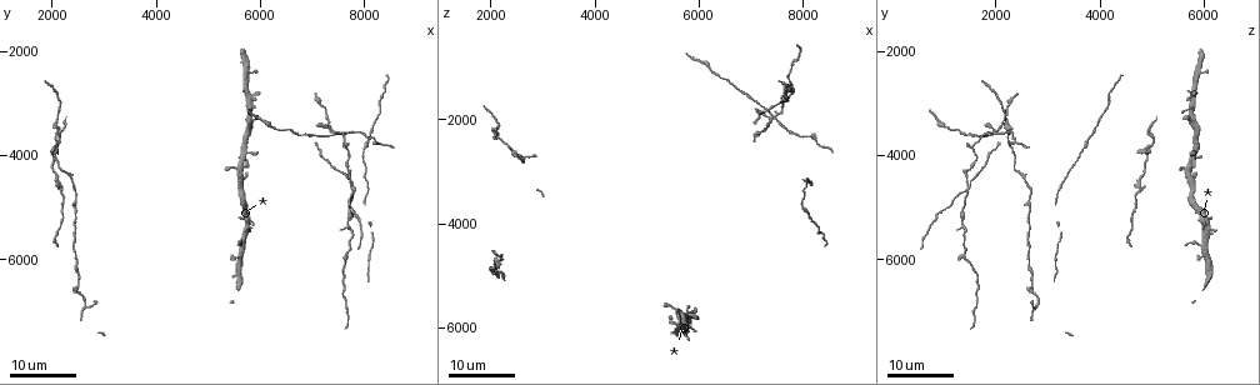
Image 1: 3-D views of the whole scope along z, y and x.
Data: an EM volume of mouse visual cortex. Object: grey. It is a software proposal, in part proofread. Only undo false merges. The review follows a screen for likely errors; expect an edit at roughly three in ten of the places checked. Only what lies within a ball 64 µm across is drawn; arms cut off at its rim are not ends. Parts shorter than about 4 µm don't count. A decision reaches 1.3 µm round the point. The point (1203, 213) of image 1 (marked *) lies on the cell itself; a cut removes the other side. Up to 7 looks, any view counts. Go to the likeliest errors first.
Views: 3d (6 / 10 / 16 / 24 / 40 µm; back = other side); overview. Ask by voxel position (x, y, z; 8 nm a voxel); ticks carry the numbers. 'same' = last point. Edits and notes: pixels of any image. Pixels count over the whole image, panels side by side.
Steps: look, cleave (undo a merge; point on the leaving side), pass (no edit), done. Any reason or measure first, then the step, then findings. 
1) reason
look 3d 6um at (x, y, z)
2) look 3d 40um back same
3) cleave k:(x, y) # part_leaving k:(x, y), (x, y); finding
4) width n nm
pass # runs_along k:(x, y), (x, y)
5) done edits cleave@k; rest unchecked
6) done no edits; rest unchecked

side arm on a straight run
look 3d 24um at (7750, 4550, 1450)

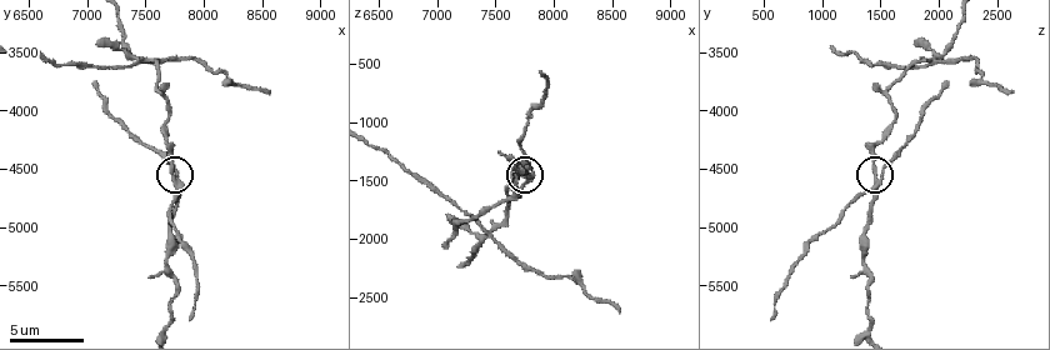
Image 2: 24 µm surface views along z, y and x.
look 3d 6um at (7780, 4560, 1520)

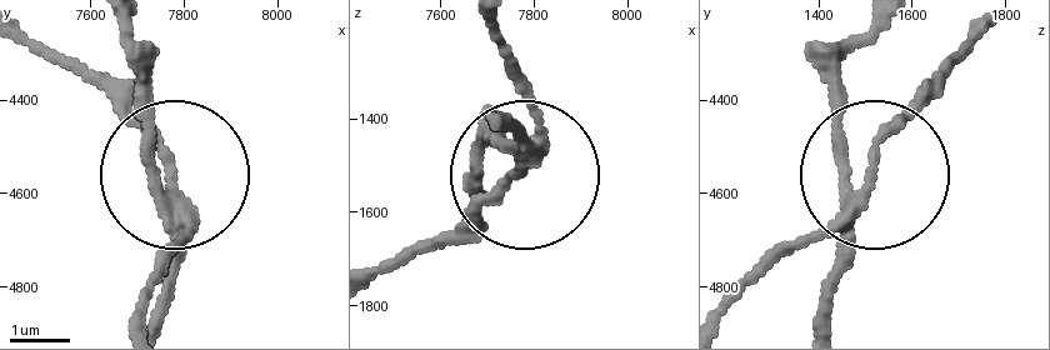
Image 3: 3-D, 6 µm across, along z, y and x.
width 200 nm
cleave 3:(501, 181) # part_leaving 3:(528, 150), (538, 110), (498, 25); a second cell is stuck on

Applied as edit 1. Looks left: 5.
looks like a crossing
look 3d 16um at (7460, 3560, 1940)

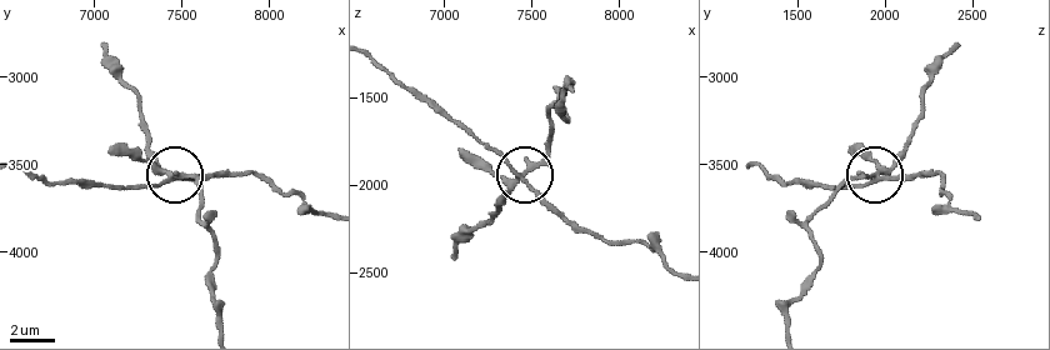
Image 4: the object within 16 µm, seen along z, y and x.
closer look
look 3d 6um at (7420, 3600, 1940)

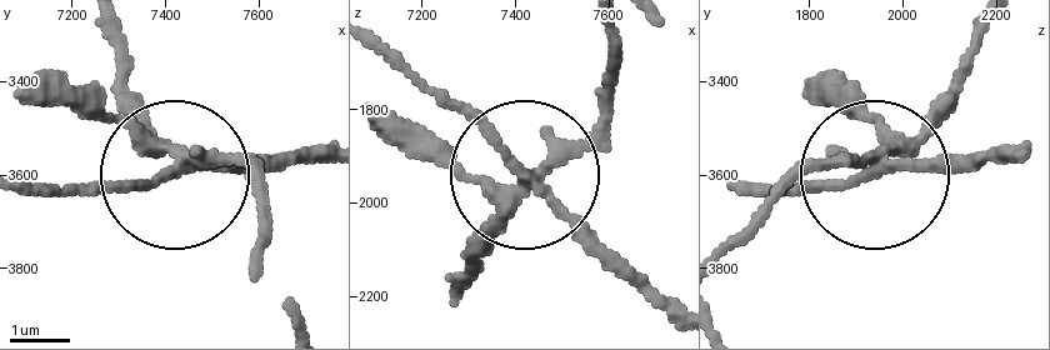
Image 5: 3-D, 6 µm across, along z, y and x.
cleave 5:(595, 246) # part_leaving 5:(526, 178), (381, 59); a second cell is stuck on

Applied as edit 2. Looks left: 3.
look overview

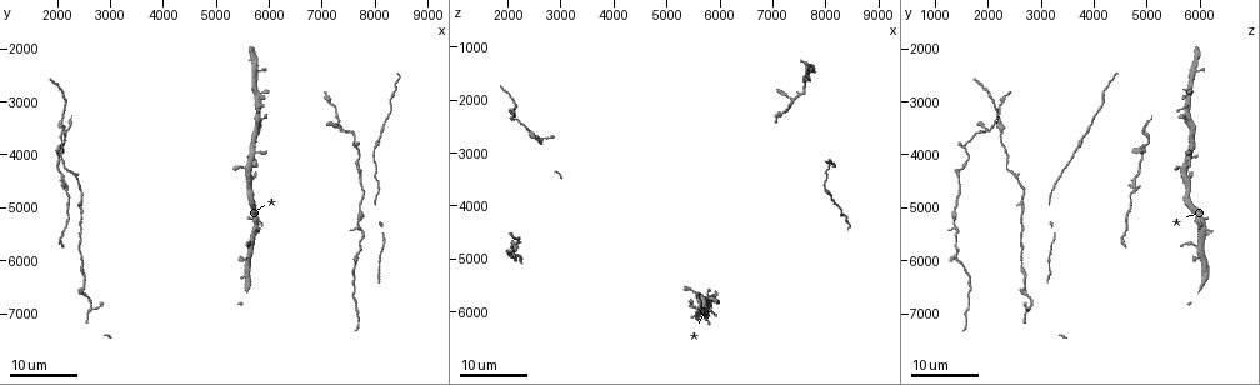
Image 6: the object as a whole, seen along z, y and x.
look 3d 24um at (5600, 4250, 5650)

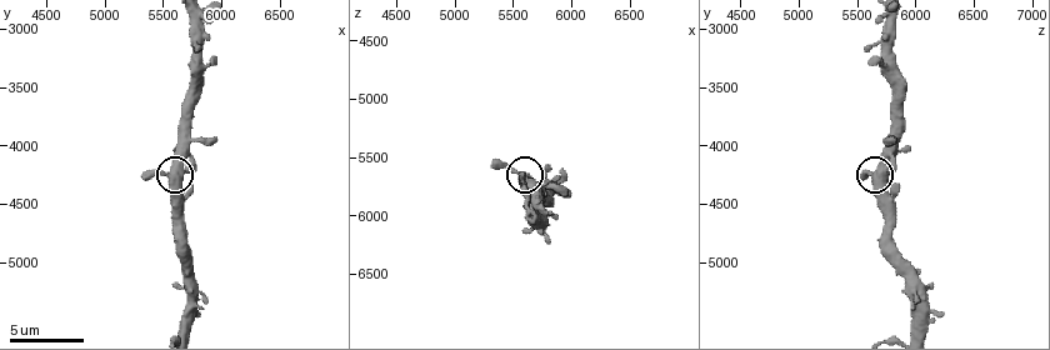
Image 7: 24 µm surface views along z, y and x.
look 3d 10um at (5580, 4260, 5660)

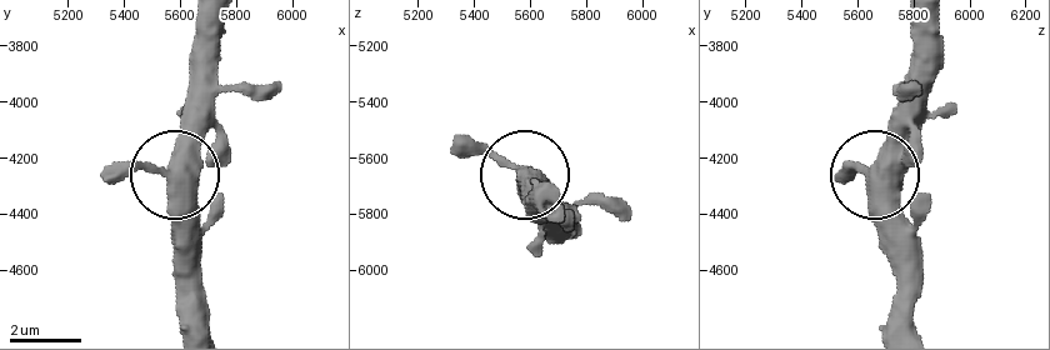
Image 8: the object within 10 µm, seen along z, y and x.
width 490 nm
pass # continuous, no second cell

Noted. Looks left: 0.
done edits cleave@3, cleave@5; rest unchecked

